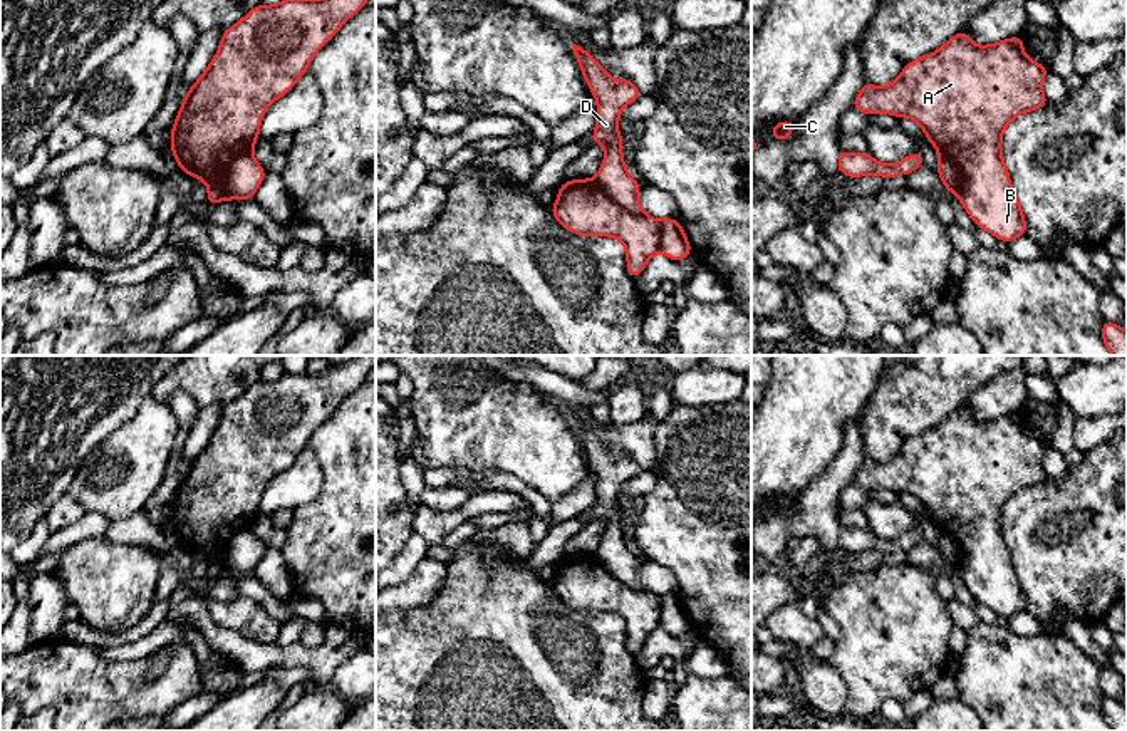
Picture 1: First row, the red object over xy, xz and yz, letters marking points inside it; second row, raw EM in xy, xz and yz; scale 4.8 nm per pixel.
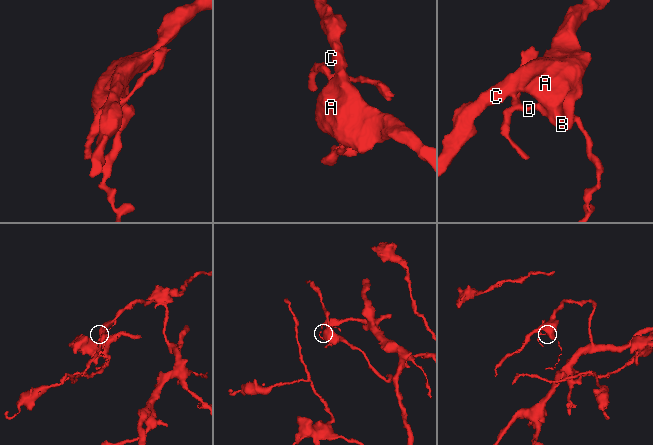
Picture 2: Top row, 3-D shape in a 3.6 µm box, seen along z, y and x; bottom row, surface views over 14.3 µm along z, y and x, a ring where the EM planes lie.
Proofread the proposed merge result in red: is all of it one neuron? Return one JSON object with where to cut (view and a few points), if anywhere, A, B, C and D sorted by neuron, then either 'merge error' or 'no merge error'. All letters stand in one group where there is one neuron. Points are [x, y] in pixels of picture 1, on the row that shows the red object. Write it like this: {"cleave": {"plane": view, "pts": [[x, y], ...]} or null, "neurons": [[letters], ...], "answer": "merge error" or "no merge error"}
{"cleave": {"plane": "xz", "pts": [[594, 178], [612, 200], [634, 213], [646, 215]]}, "neurons": [["A", "B", "C"], ["D"]], "answer": "merge error"}

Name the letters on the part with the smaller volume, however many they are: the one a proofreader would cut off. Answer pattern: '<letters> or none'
D

